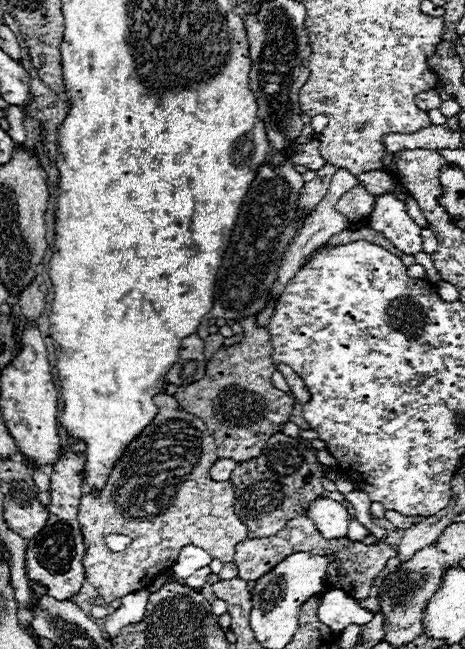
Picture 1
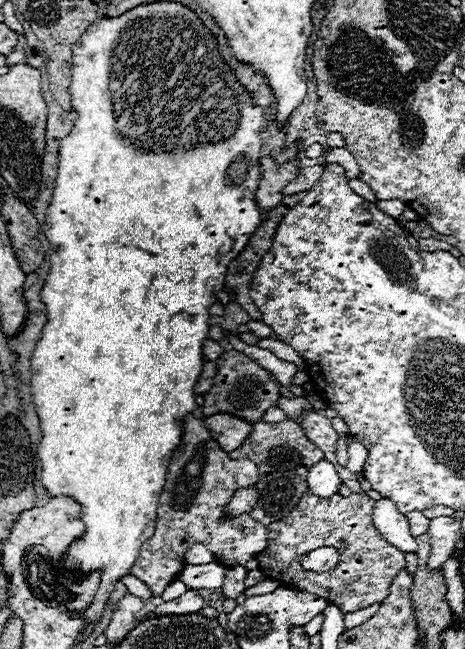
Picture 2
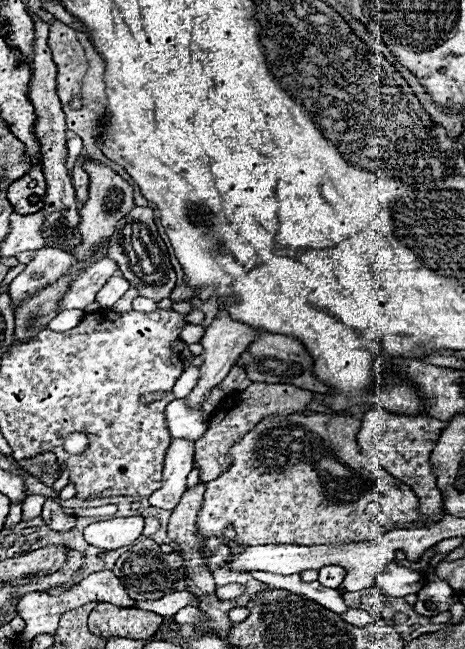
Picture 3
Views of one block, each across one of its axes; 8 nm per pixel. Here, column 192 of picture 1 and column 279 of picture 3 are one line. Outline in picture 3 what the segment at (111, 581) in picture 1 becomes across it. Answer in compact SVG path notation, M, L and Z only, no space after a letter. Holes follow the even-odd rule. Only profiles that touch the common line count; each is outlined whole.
M290 414L270 416L262 420L252 432L232 448L232 466L216 480L206 482L204 506L198 514L200 536L222 536L228 522L234 524L238 542L246 546L256 544L348 544L356 540L376 540L392 528L432 526L432 520L418 522L416 494L390 476L382 466L374 466L368 456L360 454L356 434L360 420L354 416L332 414Z

